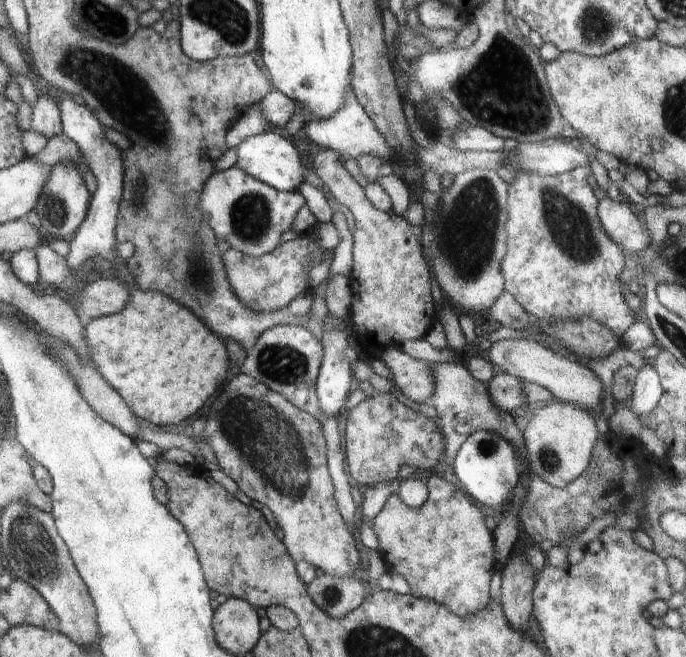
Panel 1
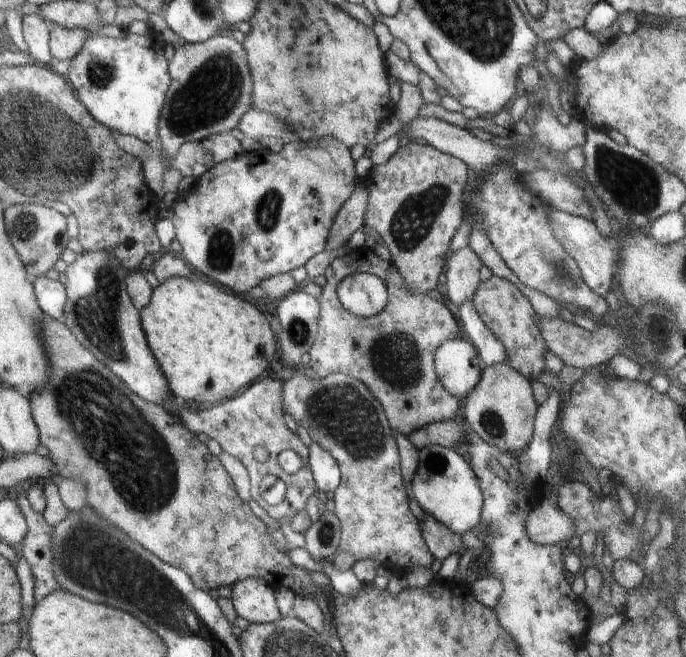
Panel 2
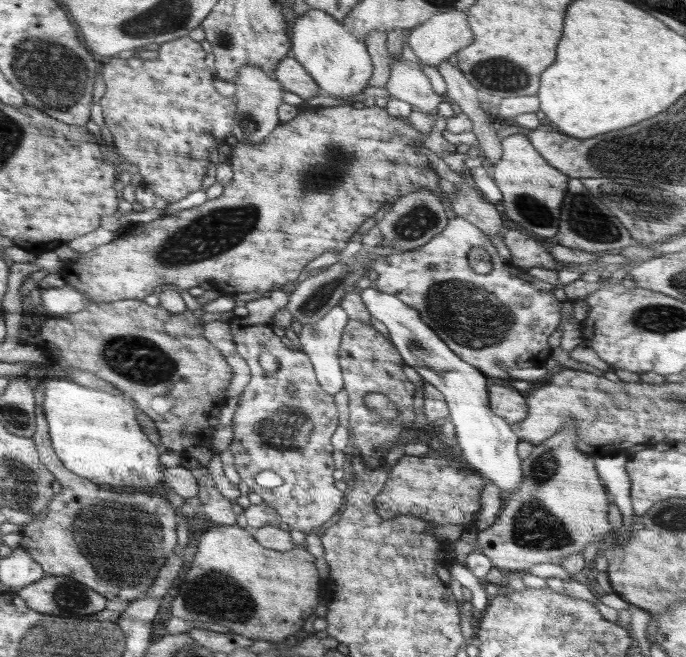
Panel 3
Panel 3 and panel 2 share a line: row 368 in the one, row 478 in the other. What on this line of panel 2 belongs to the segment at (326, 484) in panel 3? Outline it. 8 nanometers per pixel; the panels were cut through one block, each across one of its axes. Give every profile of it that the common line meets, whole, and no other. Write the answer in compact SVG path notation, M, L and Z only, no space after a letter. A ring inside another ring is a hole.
M262 378L256 384L248 386L246 390L241 390L236 396L226 399L218 406L212 408L203 406L202 410L190 410L190 408L182 408L182 412L175 414L172 405L176 400L176 396L170 397L164 404L167 412L170 413L180 424L184 425L190 432L194 434L206 434L208 438L213 438L220 444L224 453L237 458L247 468L249 472L249 480L252 486L252 498L256 500L258 506L262 506L264 510L268 510L268 516L274 519L277 517L288 517L290 520L293 516L304 510L308 502L308 498L318 490L313 472L308 464L309 447L304 445L297 431L288 429L284 421L285 408L283 405L283 384L274 380L274 378ZM254 448L264 448L268 452L268 460L260 462L254 459L252 452ZM282 450L294 450L302 460L306 462L298 472L290 474L286 473L280 465L278 465L278 454ZM274 474L276 478L280 478L286 484L286 494L282 502L277 506L266 504L260 496L258 484L264 476Z

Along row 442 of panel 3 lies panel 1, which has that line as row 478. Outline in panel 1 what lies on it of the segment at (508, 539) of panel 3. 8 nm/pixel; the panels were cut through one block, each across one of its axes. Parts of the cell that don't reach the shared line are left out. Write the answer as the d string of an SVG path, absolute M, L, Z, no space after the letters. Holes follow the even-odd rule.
M558 400L527 407L527 416L520 425L531 472L535 473L544 482L551 484L554 488L562 488L564 485L570 484L575 478L578 478L584 472L584 468L588 468L593 446L598 440L599 434L596 431L594 420L595 418L590 416L584 409L572 403L563 403Z

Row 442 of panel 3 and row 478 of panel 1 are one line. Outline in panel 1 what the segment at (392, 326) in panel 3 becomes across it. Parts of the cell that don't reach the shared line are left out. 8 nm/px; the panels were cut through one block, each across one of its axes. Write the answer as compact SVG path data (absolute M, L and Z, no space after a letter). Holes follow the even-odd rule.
M476 431L461 443L455 459L453 460L454 476L462 484L464 492L477 500L478 504L487 504L488 506L498 506L506 500L509 500L519 479L519 464L517 463L517 450L513 444L505 439L501 434L494 431Z

